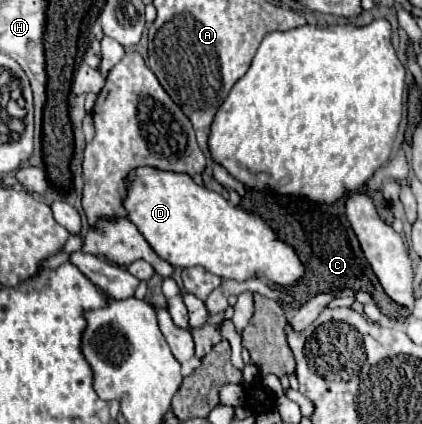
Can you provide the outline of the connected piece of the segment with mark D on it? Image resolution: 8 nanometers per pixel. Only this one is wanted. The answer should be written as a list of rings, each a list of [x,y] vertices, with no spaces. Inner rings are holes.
[[[137,168],[129,176],[127,186],[127,200],[123,206],[129,212],[129,220],[137,226],[137,230],[145,236],[151,248],[157,252],[159,258],[167,260],[171,266],[191,268],[203,266],[205,270],[217,274],[219,278],[233,278],[245,282],[253,276],[269,280],[281,288],[297,286],[301,276],[305,276],[305,266],[299,260],[299,254],[293,246],[279,240],[275,230],[257,214],[243,210],[241,206],[233,206],[221,194],[207,190],[193,182],[189,174],[175,174],[175,172],[155,172],[155,168]]]

